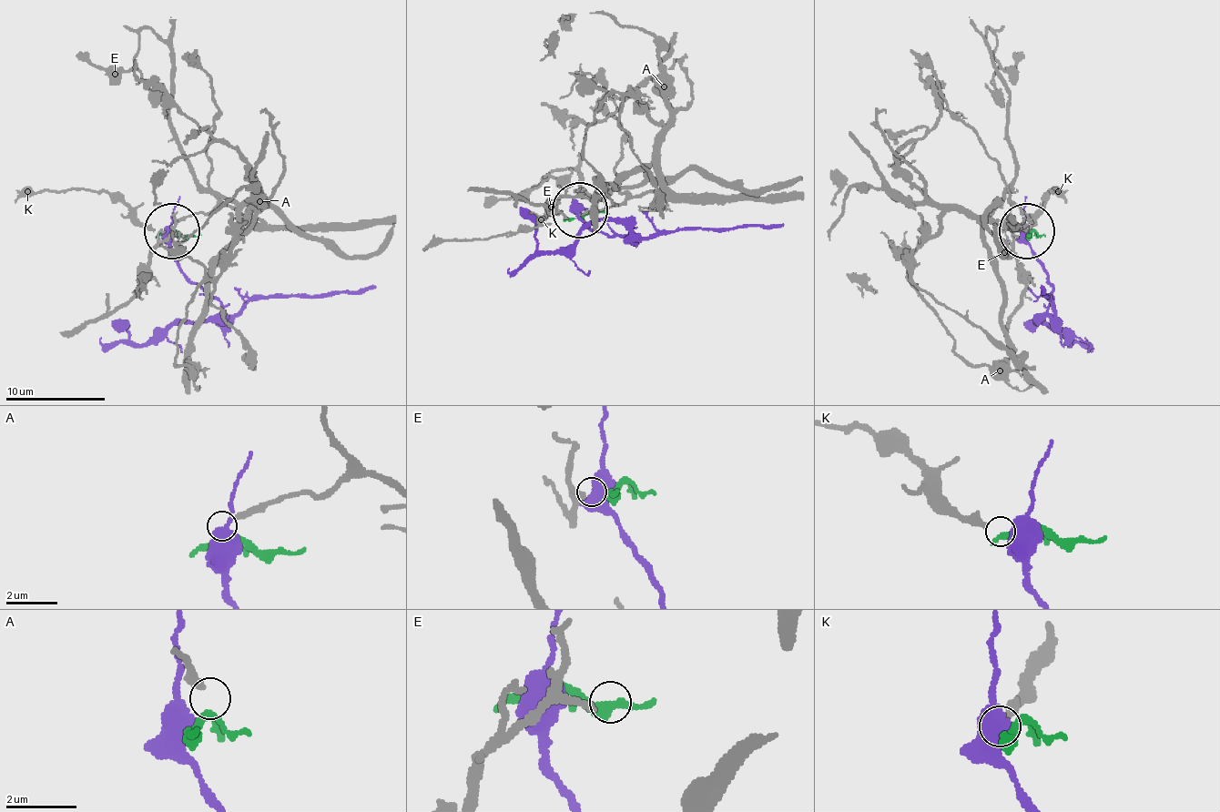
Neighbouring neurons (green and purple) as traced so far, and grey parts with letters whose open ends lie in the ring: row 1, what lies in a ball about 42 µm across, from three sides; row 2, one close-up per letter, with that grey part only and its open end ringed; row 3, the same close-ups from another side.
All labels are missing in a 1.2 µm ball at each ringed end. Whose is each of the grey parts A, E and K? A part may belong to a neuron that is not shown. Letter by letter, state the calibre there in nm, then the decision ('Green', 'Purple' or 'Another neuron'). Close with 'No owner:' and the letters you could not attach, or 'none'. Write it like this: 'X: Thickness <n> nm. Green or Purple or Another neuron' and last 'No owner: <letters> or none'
A: Thickness 240 nm. Green
E: Thickness 190 nm. Another neuron
K: Thickness 300 nm. Purple
No owner: E

